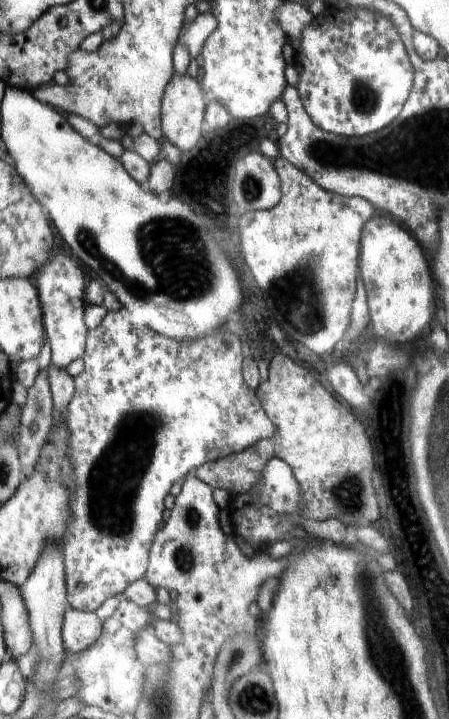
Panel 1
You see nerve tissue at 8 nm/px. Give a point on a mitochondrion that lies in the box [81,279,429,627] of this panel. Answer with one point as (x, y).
(183, 555)

